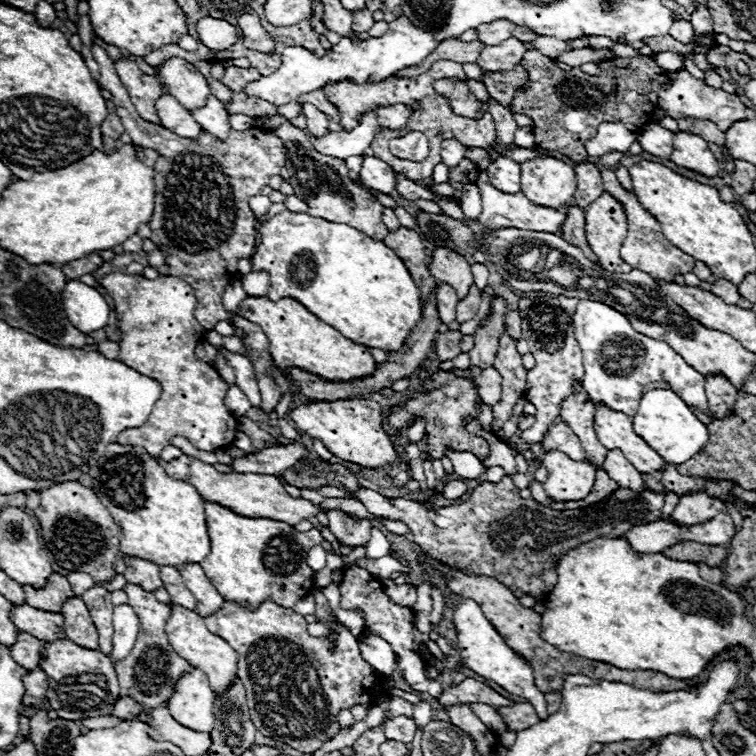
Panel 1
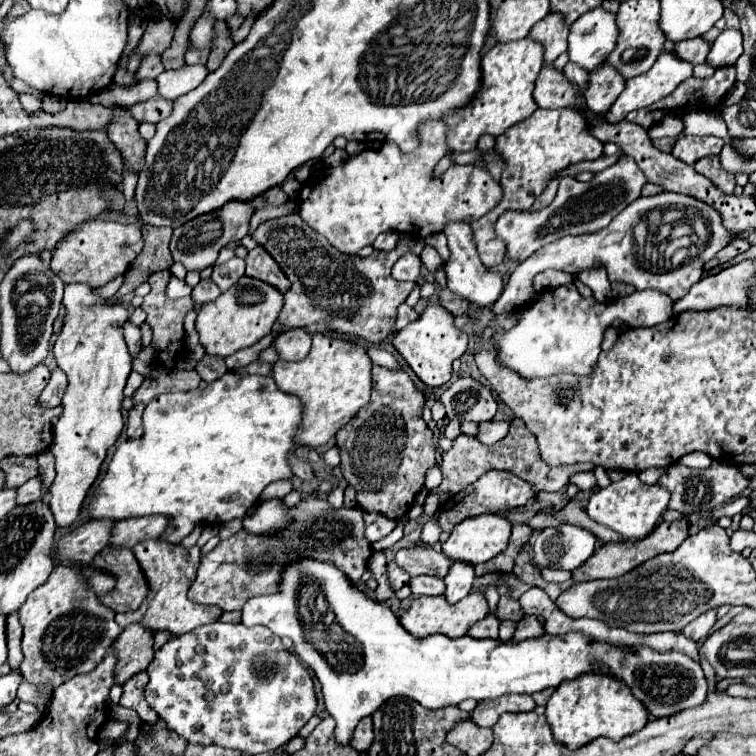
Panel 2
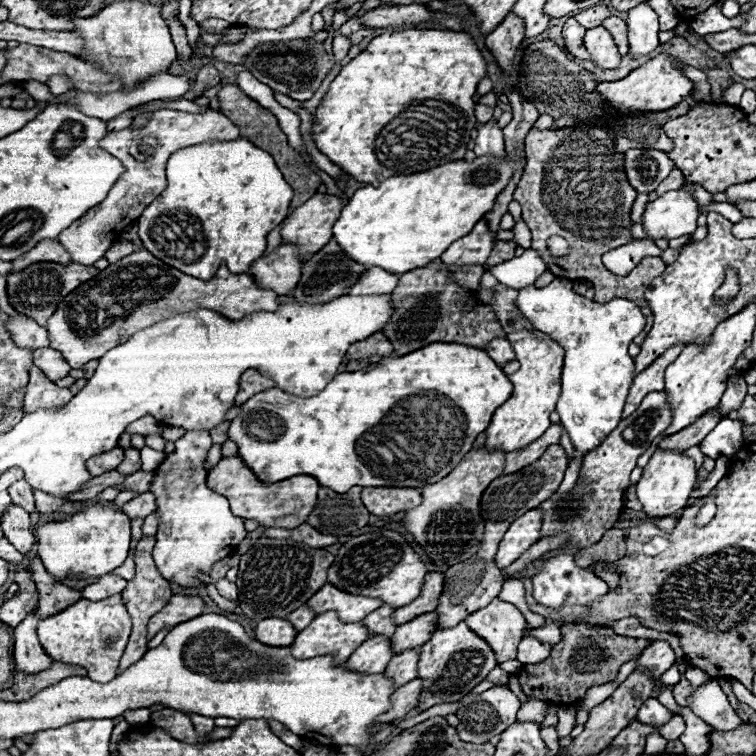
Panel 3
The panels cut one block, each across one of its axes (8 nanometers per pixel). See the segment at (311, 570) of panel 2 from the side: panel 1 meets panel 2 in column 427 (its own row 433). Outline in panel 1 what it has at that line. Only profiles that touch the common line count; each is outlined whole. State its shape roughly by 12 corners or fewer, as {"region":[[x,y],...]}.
{"region":[[672,390],[642,394],[634,430],[668,464],[708,442]]}

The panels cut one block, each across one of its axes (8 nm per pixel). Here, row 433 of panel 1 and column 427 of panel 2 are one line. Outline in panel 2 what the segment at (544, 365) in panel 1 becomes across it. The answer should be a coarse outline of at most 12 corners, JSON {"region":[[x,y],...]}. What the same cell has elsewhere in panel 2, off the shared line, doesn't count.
{"region":[[428,520],[422,528],[420,542],[436,546],[440,542],[440,526]]}

